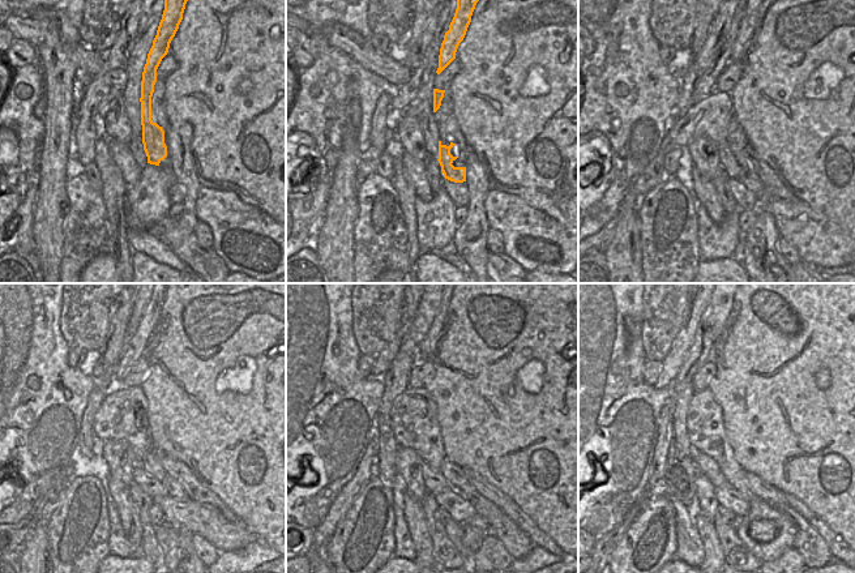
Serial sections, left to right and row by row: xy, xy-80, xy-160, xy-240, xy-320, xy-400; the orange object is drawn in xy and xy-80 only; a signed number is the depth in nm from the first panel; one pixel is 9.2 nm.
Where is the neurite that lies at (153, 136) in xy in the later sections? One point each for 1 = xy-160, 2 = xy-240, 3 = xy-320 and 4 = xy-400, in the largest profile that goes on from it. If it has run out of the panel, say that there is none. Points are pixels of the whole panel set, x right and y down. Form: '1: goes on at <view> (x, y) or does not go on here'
1: goes on at xy-160 (747, 26)
2: goes on at xy-240 (174, 490)
3: goes on at xy-320 (518, 544)
4: goes on at xy-400 (812, 547)

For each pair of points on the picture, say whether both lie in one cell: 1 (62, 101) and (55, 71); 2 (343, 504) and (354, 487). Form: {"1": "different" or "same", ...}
{"1": "same", "2": "same"}

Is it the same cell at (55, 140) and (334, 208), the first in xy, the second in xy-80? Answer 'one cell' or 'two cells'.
one cell

